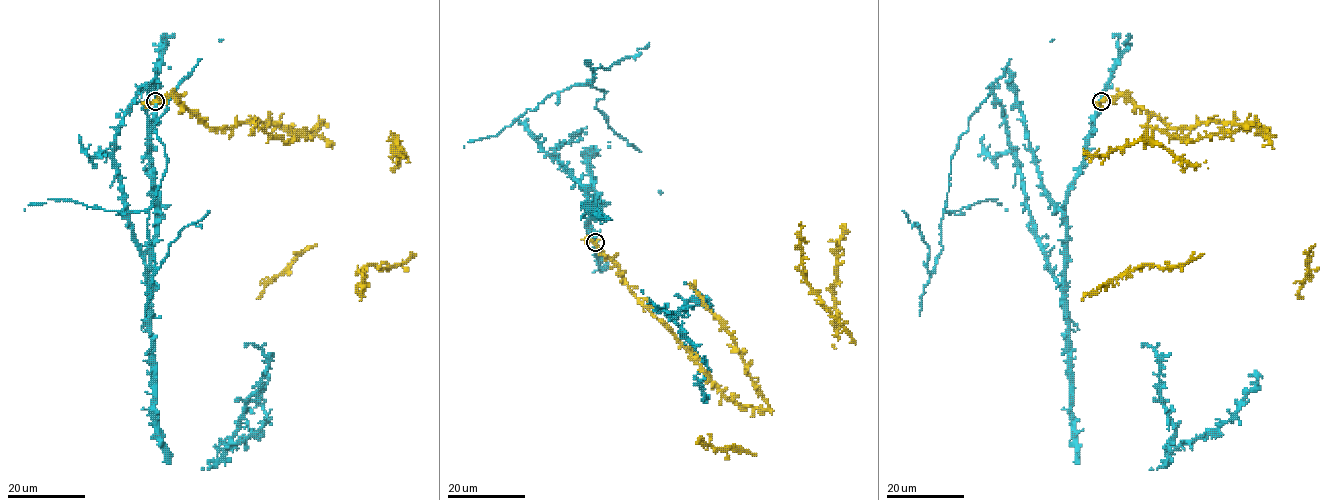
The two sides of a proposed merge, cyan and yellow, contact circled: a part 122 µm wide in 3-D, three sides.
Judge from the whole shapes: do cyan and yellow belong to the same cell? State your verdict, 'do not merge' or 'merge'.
do not merge

